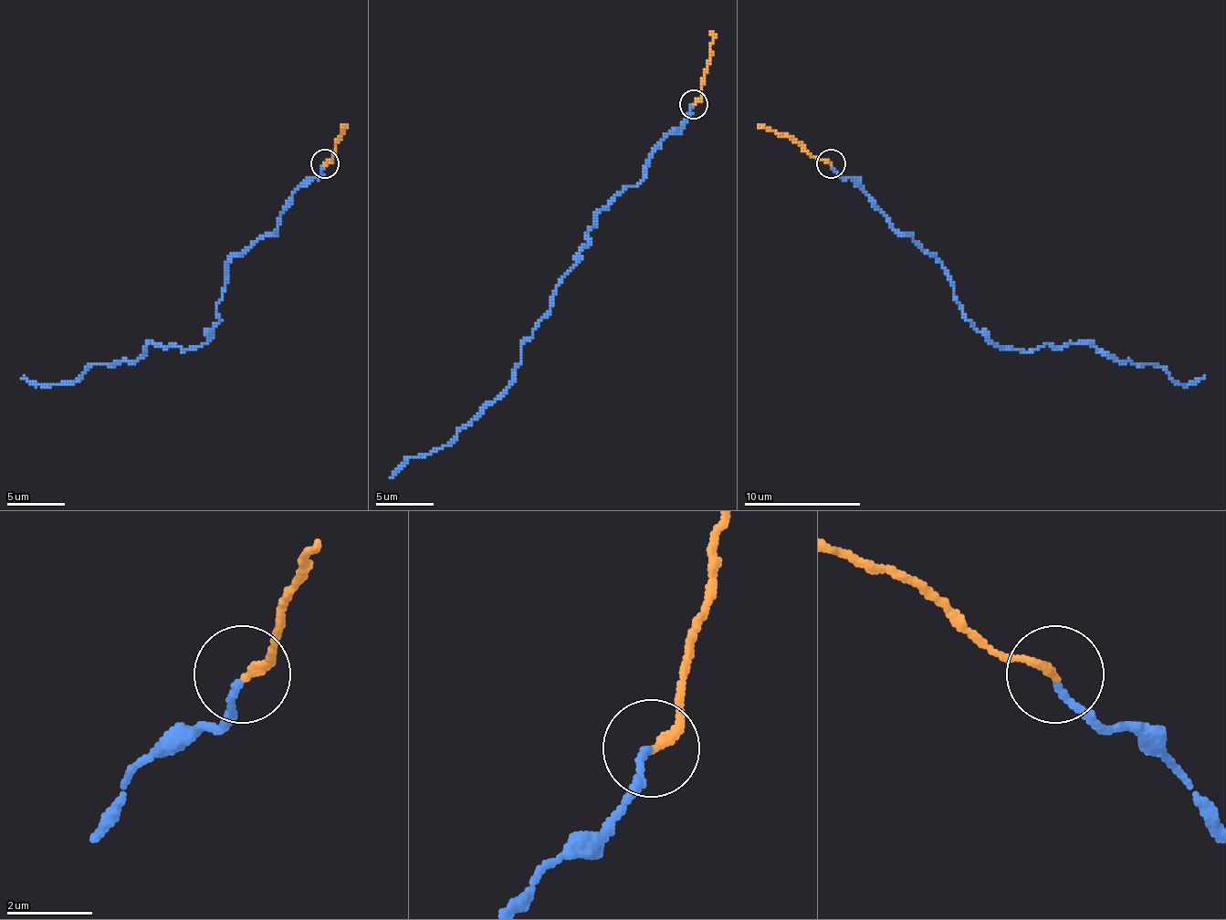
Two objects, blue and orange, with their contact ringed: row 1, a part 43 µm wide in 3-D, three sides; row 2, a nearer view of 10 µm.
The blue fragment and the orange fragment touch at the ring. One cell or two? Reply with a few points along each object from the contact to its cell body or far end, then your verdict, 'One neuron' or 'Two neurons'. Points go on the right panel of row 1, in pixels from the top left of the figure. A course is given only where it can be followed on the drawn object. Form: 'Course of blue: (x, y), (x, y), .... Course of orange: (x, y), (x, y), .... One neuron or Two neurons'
Course of blue: (831, 165), (936, 258), (959, 308), (994, 343), (1032, 352), (1090, 343), (1184, 384), (1204, 378). Course of orange: (831, 162), (816, 160), (787, 136), (759, 125). Two neurons

